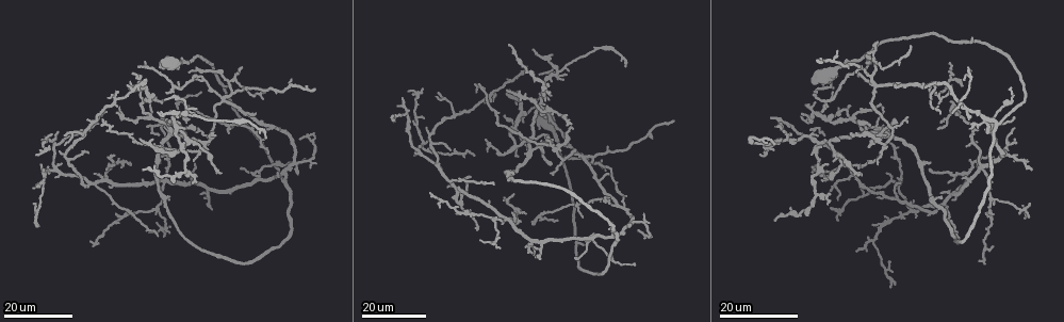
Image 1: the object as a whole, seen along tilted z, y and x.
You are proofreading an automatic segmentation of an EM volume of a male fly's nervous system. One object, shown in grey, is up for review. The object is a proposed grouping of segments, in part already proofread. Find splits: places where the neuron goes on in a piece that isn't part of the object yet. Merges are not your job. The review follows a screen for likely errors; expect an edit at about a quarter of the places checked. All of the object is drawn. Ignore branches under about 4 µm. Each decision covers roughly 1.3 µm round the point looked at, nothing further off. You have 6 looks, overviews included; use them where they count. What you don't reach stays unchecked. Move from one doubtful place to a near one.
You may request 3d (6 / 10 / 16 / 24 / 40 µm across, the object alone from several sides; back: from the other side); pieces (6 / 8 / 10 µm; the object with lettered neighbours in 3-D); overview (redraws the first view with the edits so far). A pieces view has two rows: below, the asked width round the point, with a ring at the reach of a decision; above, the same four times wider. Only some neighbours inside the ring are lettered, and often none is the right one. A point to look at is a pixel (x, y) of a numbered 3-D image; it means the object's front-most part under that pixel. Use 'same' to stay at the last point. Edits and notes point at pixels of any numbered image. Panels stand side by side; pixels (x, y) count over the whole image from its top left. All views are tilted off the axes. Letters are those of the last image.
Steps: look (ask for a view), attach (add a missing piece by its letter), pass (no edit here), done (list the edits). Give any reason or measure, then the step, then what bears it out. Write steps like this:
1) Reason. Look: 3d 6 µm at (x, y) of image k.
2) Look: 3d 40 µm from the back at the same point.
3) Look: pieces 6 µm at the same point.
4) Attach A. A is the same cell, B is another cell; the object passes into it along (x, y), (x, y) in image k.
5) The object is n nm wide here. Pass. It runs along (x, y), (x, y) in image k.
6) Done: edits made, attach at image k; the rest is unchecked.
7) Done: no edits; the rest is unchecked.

An open end. Look: 3d 24 µm at (879, 103) of image 1.

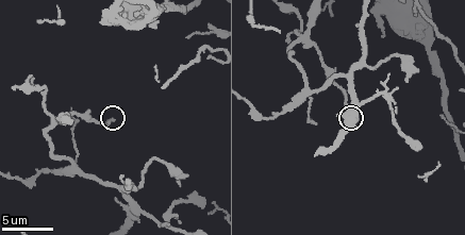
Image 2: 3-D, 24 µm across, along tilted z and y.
What lies round it. Look: pieces 6 µm at the same point.

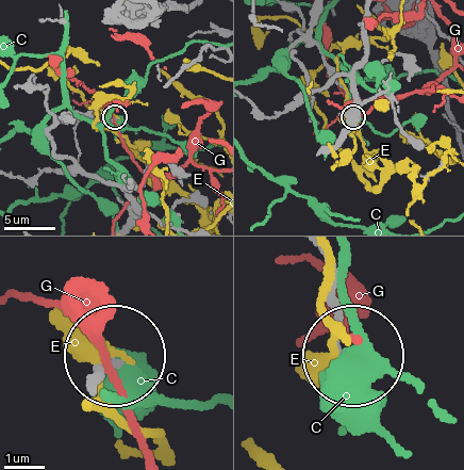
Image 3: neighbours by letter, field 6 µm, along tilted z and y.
Pass. C, E and G are other cells; none of them fits.

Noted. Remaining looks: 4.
Tapers out. Look: 3d 16 µm at (116, 112) of image 1.

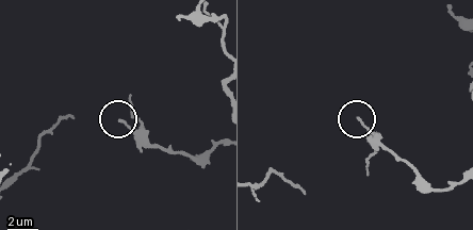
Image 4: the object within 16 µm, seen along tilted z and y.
Look: pieces 8 µm at (122, 119) of image 4.

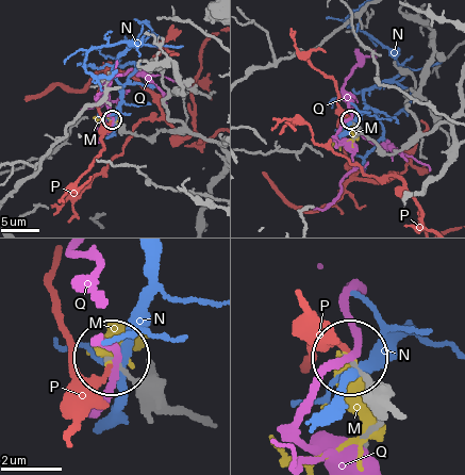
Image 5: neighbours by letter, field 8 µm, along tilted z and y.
Pass. M, N, P and Q are other cells; it runs along (205, 421), (164, 400), (115, 356) in image 5; none of them fits.

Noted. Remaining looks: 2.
An open end. Look: 3d 24 µm at (630, 223) of image 1.

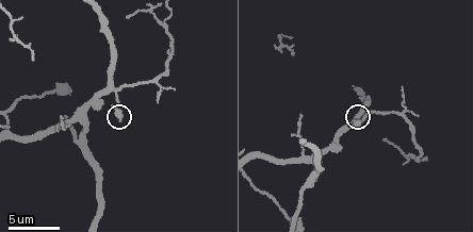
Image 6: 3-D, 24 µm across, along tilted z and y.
Look: pieces 8 µm at (118, 118) of image 6.

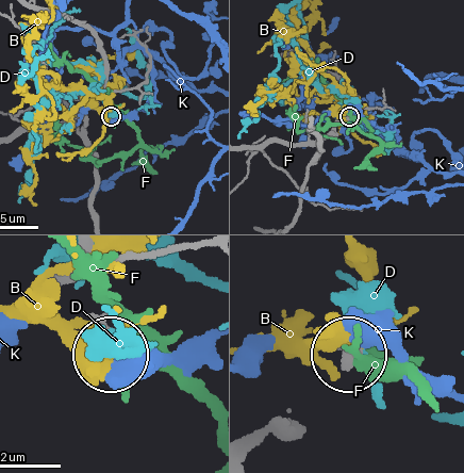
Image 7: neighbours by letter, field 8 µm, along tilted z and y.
Pass. B, D, F and K are other cells; no lettered piece goes on from it.

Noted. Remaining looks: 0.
Done: no edits; the rest is unchecked.

